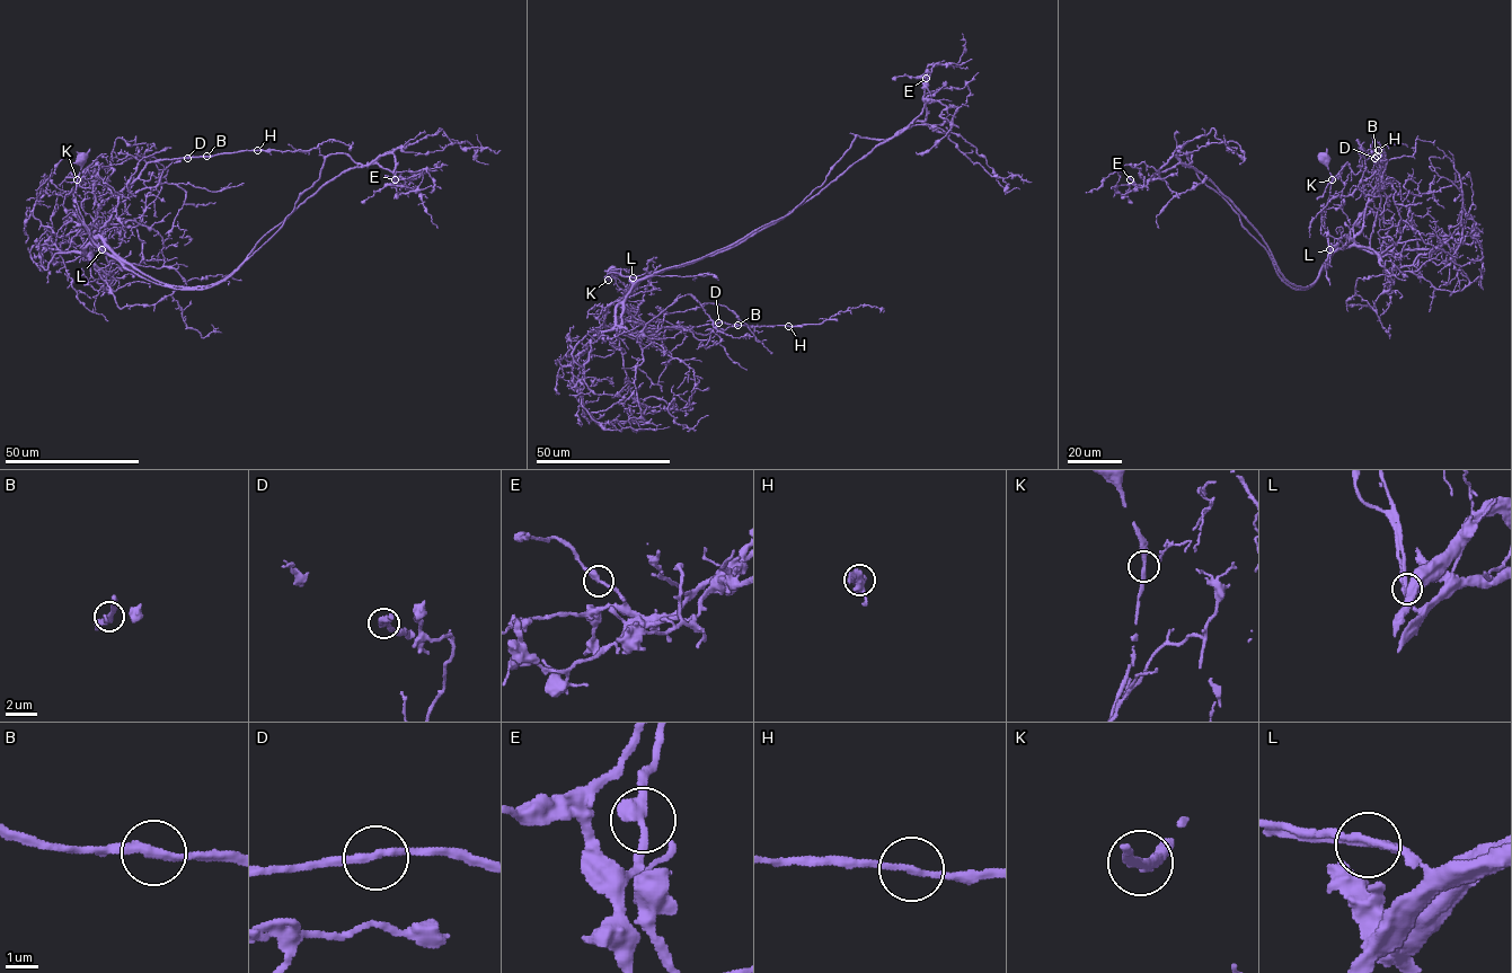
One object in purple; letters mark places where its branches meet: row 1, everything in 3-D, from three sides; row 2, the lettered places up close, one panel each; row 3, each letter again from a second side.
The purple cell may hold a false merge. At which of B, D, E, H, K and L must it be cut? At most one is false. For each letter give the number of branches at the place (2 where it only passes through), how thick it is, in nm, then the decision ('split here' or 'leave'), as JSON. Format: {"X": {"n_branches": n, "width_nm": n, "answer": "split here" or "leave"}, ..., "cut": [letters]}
{"B": {"n_branches": 2, "width_nm": 320, "answer": "leave"}, "D": {"n_branches": 2, "width_nm": 280, "answer": "leave"}, "E": {"n_branches": 2, "width_nm": 380, "answer": "leave"}, "H": {"n_branches": 2, "width_nm": 200, "answer": "leave"}, "K": {"n_branches": 2, "width_nm": 240, "answer": "leave"}, "L": {"n_branches": 2, "width_nm": 320, "answer": "split here"}, "cut": ["L"]}

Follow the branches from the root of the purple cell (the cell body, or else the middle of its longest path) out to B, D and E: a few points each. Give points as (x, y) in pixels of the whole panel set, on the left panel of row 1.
B: (82, 159), (73, 196), (89, 237), (106, 253), (104, 241), (93, 237), (103, 202), (149, 162), (206, 156)
D: (82, 159), (73, 196), (89, 237), (106, 253), (104, 241), (93, 237), (98, 206), (149, 162), (187, 158)
E: (82, 159), (73, 196), (90, 239), (188, 288), (228, 276), (342, 173), (378, 164), (395, 178)

